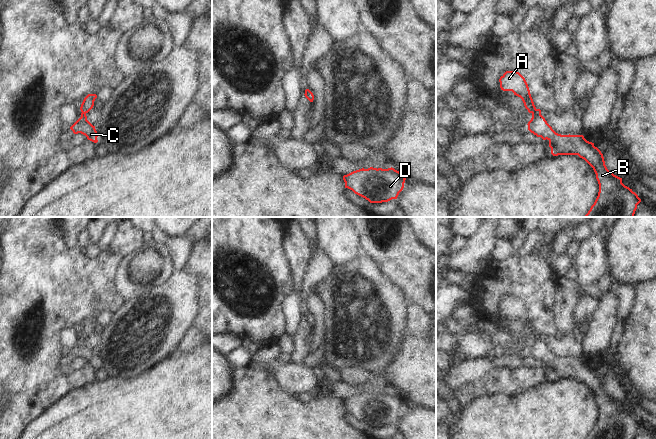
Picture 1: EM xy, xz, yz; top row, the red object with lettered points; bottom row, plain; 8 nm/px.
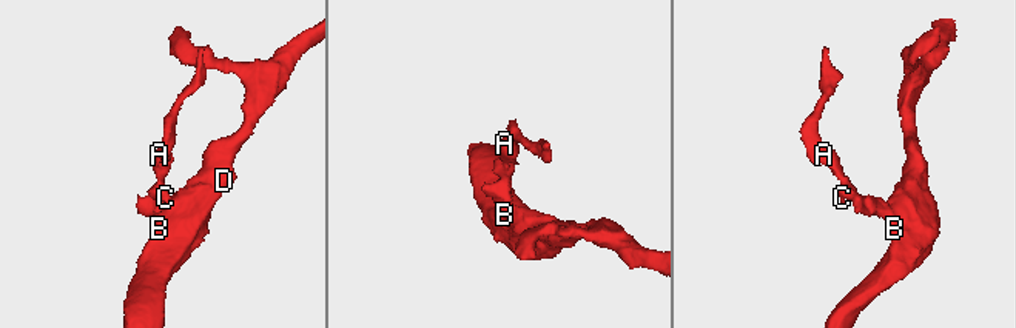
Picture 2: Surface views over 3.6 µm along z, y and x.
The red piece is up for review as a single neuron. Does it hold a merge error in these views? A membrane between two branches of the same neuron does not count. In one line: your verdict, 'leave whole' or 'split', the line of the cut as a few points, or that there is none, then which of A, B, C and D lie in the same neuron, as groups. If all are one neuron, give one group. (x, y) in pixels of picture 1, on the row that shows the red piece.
leave whole | no cut | A B C D

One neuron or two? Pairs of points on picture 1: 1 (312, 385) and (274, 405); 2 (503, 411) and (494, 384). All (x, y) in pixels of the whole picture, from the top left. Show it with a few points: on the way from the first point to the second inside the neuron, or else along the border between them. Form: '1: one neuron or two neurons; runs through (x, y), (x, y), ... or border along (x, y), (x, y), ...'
1: two neurons; border along (275, 379), (282, 388), (294, 396)
2: two neurons; border along (521, 392), (515, 395), (483, 395), (475, 399)

